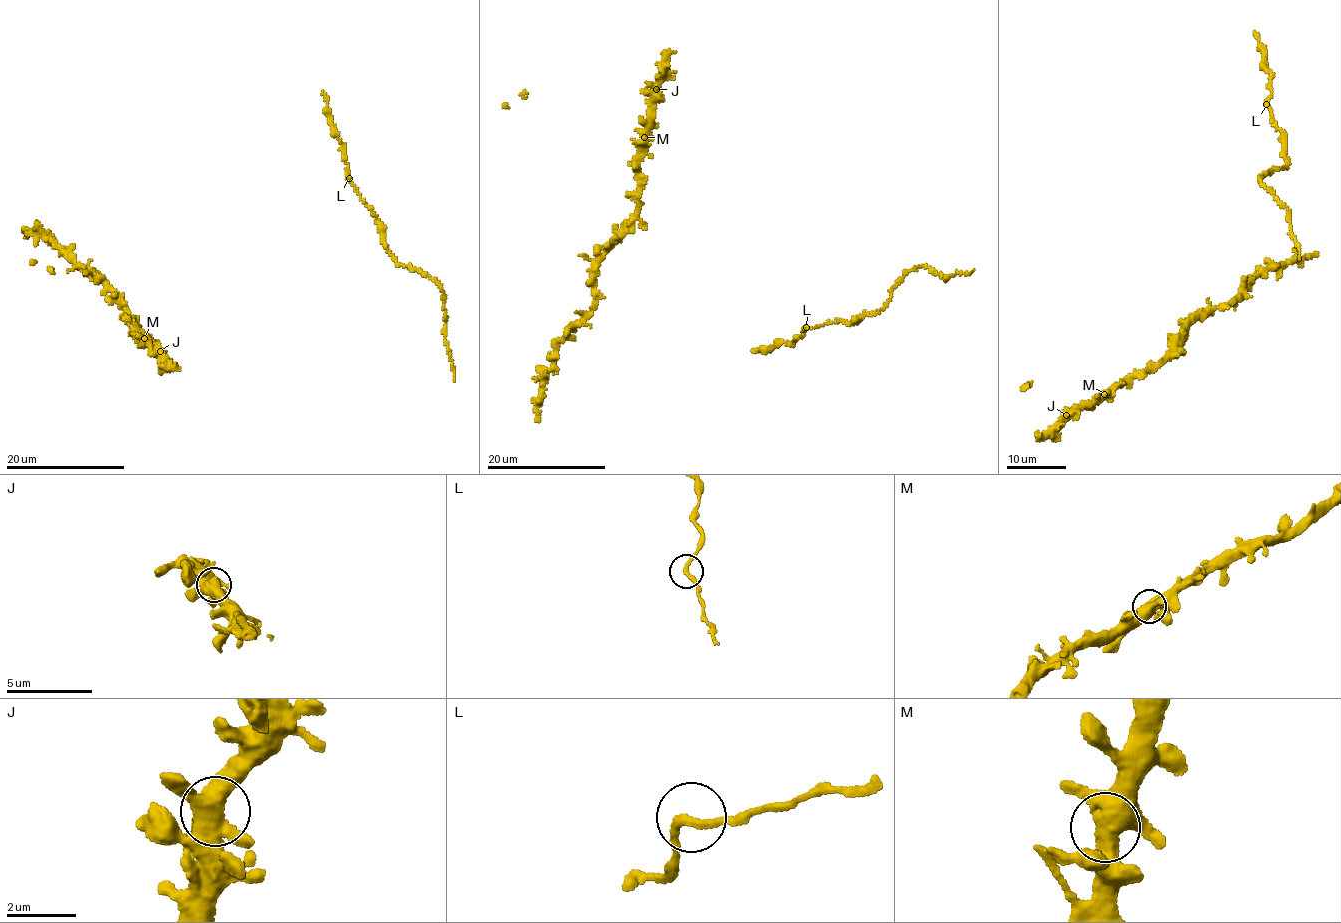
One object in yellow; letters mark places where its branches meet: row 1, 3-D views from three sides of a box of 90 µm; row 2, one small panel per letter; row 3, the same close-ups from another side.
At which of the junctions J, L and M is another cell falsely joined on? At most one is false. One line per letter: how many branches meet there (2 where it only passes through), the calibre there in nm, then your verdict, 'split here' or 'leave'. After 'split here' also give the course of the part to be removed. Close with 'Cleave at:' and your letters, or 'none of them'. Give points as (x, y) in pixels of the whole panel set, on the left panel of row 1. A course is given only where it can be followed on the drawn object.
J: 4 | 550 nm | leave
L: 2 | 220 nm | leave
M: 4 | 550 nm | leave
Cleave at: none of them

